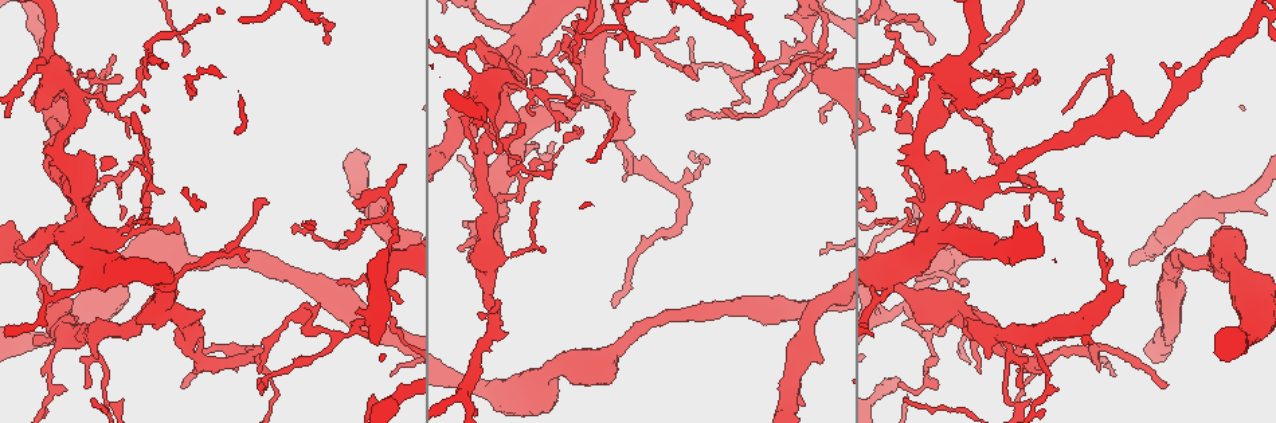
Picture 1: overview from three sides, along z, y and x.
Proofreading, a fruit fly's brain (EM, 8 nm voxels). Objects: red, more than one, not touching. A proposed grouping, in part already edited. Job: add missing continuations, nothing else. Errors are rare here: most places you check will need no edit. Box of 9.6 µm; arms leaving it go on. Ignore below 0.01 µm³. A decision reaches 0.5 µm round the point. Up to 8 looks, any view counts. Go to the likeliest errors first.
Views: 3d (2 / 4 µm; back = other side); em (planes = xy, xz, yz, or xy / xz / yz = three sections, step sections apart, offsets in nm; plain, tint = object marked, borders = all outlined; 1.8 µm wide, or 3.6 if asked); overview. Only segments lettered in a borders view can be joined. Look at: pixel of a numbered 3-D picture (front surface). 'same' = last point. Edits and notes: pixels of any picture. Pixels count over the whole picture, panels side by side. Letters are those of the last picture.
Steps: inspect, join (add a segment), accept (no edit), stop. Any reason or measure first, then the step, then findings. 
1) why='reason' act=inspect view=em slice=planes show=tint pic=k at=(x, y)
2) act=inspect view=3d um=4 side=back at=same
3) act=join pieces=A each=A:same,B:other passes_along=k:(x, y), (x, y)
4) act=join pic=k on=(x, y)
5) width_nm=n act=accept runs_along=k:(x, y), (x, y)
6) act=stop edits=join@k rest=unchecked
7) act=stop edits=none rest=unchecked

why='an open end' act=inspect view=em slice=planes show=borders pic=1 at=(819, 361)

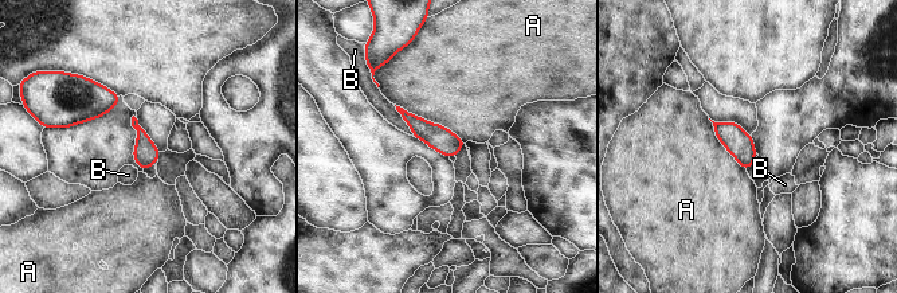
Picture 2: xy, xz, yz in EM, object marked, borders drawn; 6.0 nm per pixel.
act=accept each=A:other,B:other border=2:(395, 104), (442, 124), (465, 143) found='no lettered segment goes on from it'

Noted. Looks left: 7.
why='free end' act=inspect view=em um=3.6 slice=planes show=borders pic=1 at=(988, 356)

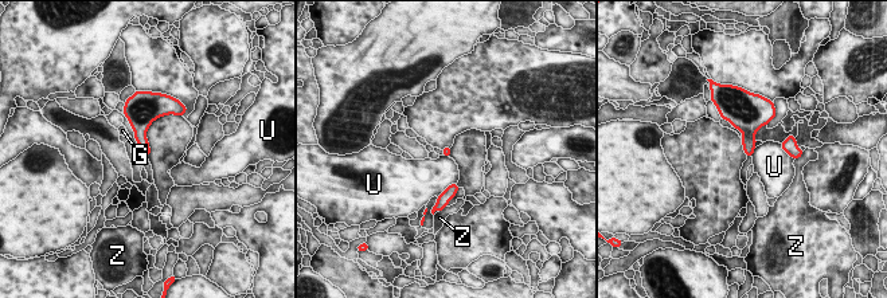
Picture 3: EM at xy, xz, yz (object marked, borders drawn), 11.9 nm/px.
longest_contact=U:300nm act=accept each=G:other,U:other,Z:other border=3:(456, 183), (452, 183), (437, 196) found='none of them fits'

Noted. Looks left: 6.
why='an open end' act=inspect view=3d um=4 side=back pic=1 at=(636, 55)

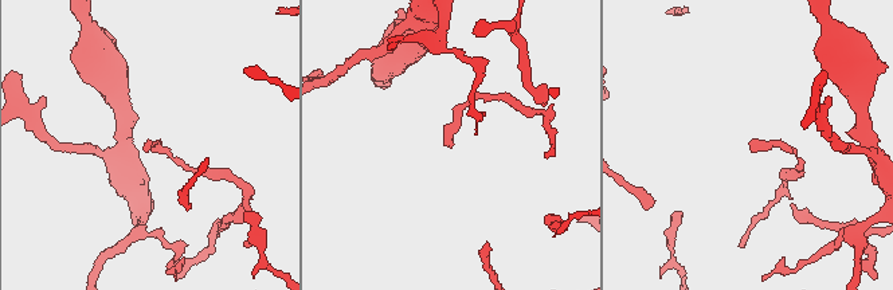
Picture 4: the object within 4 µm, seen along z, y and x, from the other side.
act=inspect view=em slice=planes show=borders pic=4 at=(153, 143)

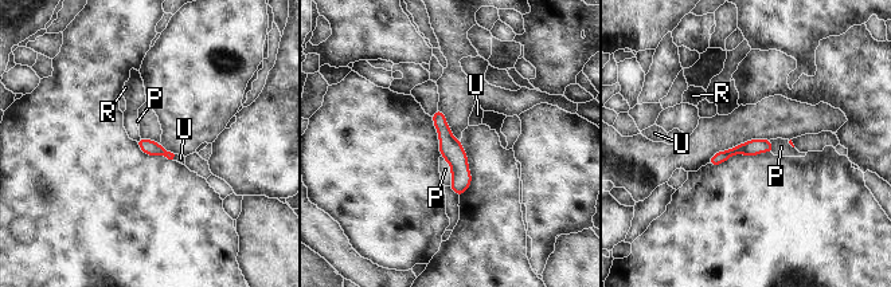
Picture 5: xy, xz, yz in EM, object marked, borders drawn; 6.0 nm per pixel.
act=accept each=P:other,R:other,U:other runs_along=5:(438, 114), (458, 161), (458, 191) found='no lettered segment goes on from it'

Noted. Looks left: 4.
act=stop edits=none rest=unchecked

